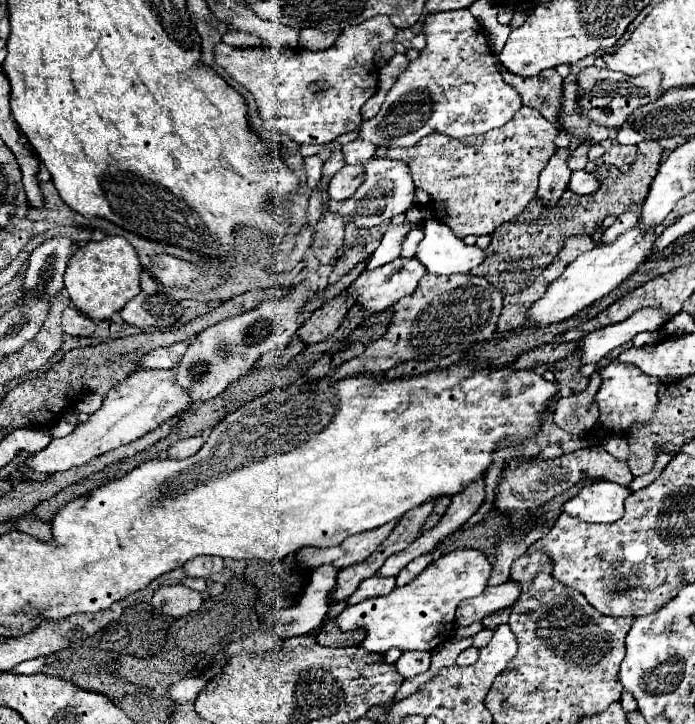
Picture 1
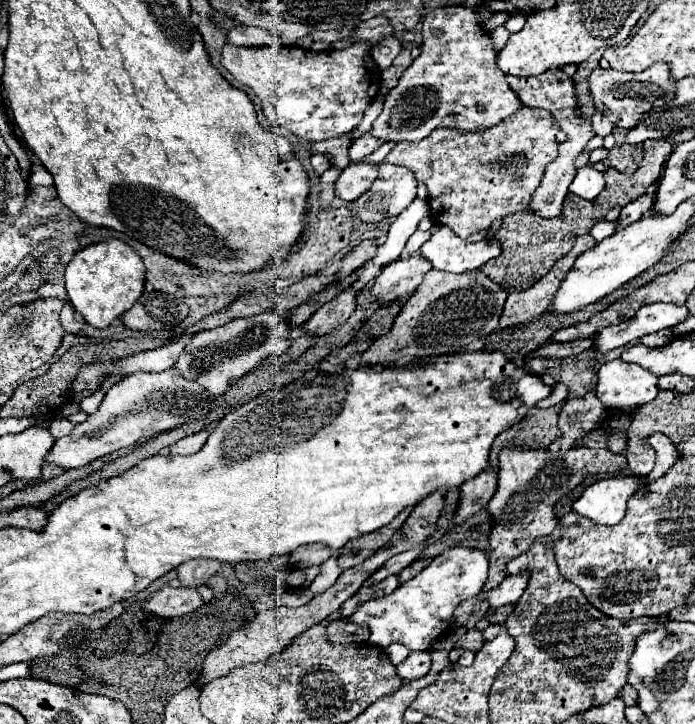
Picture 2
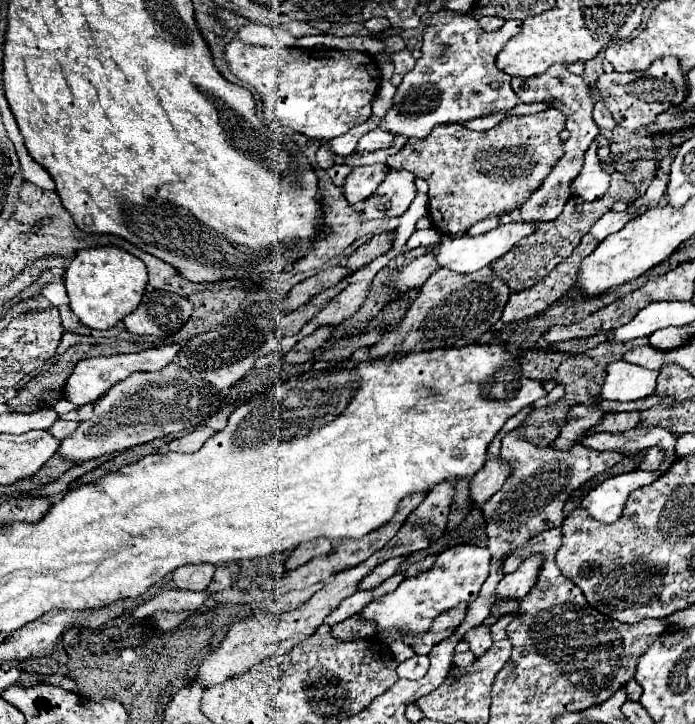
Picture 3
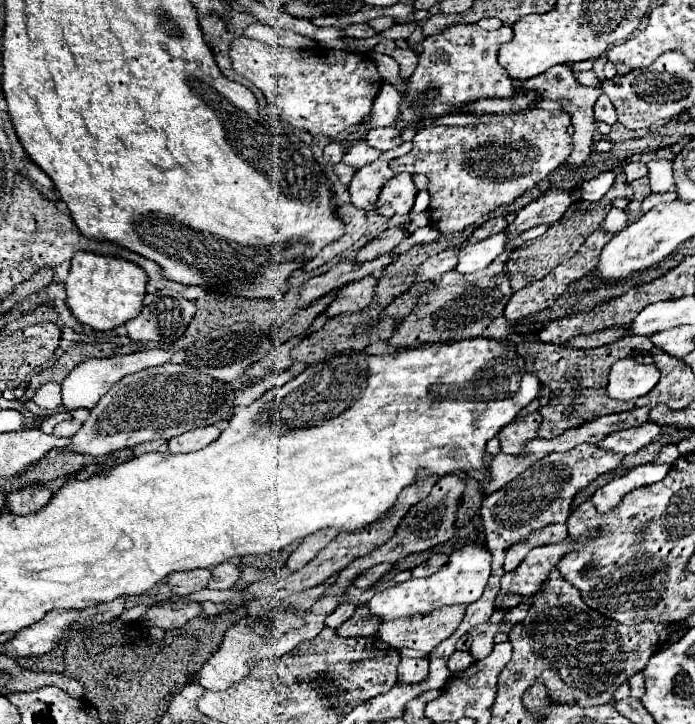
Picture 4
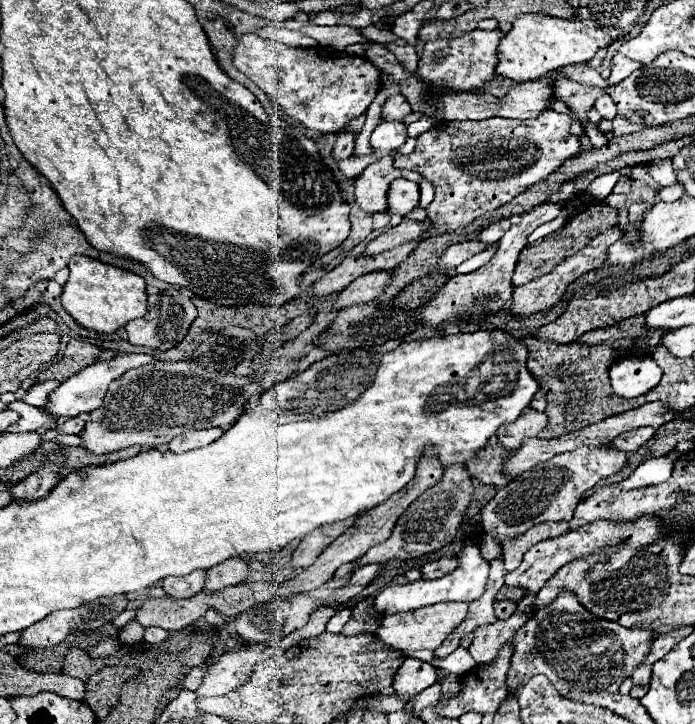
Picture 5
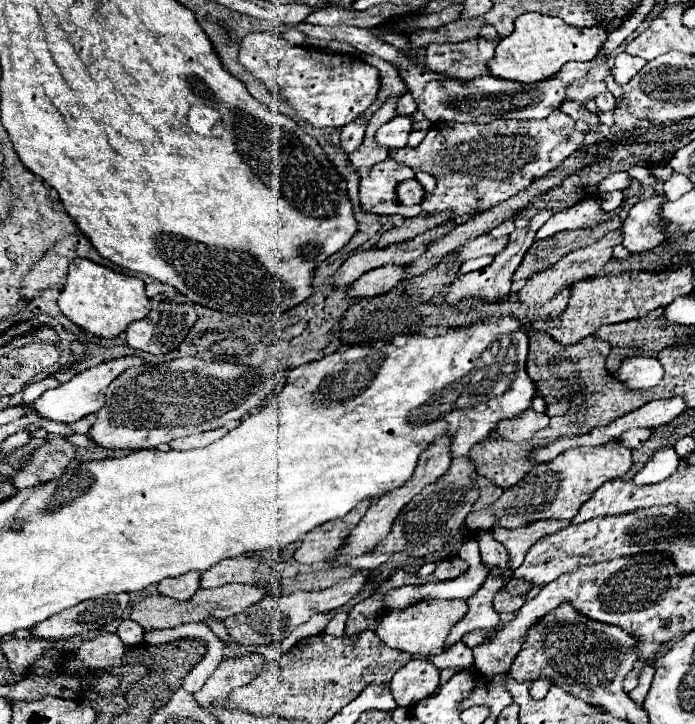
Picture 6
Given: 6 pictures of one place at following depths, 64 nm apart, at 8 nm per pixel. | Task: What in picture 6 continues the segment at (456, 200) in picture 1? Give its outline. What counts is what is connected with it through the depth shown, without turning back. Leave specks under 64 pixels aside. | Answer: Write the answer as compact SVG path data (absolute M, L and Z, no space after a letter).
M556 110L542 120L492 120L488 124L438 122L428 130L424 140L416 148L390 150L390 154L398 164L412 168L414 172L428 172L436 178L434 194L422 202L424 212L434 216L448 210L448 220L456 220L456 216L474 216L502 204L520 190L528 188L536 178L542 178L550 170L558 168L570 154L574 154L582 146L584 134L574 130L574 120Z

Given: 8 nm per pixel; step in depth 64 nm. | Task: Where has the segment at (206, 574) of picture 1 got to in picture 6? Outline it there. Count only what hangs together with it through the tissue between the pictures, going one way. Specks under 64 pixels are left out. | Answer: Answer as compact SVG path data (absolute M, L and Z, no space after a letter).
M188 572L178 578L166 578L158 584L160 594L176 600L190 600L198 588L200 588L200 572Z

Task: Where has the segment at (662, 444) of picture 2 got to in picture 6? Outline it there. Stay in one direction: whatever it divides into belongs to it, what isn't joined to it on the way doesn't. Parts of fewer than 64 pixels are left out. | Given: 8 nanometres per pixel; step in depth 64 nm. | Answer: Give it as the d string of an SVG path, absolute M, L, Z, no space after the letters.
M632 428L627 430L618 438L623 445L631 450L639 449L652 436L649 428Z

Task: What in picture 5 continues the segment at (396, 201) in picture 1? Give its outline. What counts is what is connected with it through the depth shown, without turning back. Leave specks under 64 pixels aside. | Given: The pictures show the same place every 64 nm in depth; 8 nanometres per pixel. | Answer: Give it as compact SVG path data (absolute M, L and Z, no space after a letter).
M398 178L390 184L388 190L388 210L386 214L400 214L406 216L412 208L416 208L420 198L420 188L416 182Z

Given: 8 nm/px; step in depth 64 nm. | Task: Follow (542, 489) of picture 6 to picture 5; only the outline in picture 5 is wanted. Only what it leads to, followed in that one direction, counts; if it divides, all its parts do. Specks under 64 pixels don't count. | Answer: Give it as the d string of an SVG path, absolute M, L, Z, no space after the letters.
M580 446L572 452L554 456L552 460L538 464L516 480L508 482L508 486L500 488L496 496L486 502L480 512L484 532L500 544L502 540L516 538L518 534L528 532L528 528L534 528L536 524L570 520L582 494L602 478L618 472L624 464L626 452L620 452L612 446Z

